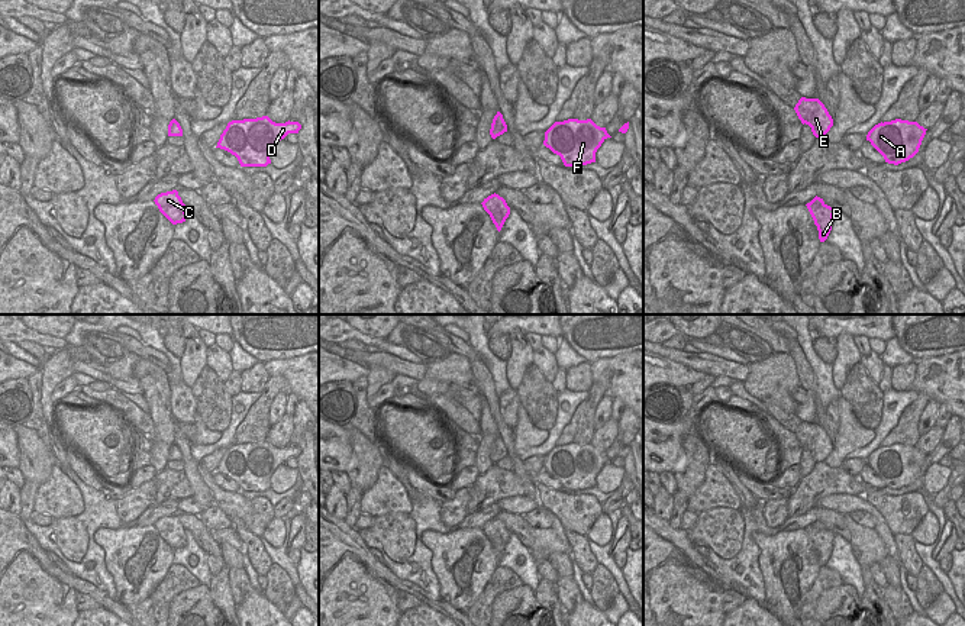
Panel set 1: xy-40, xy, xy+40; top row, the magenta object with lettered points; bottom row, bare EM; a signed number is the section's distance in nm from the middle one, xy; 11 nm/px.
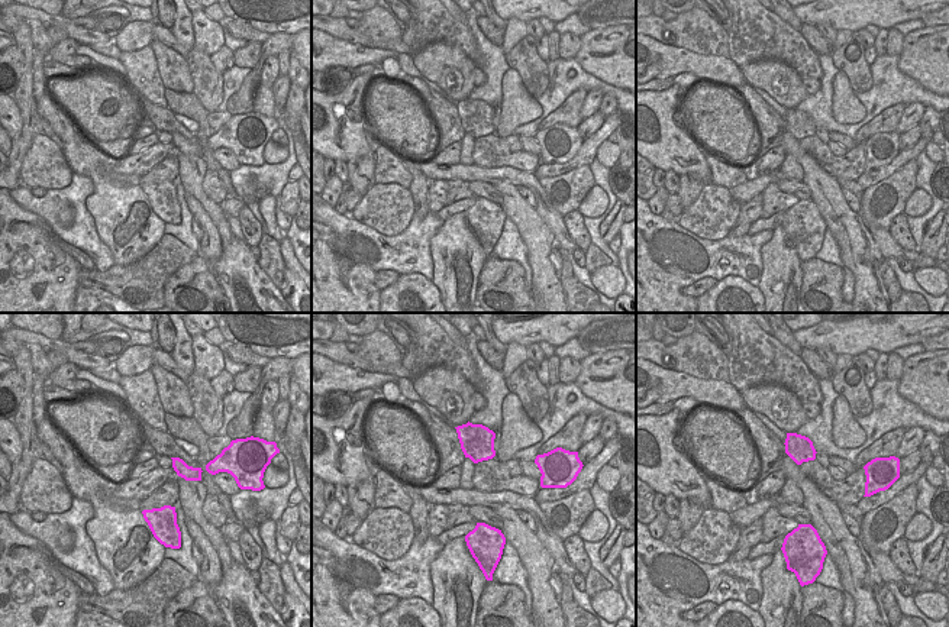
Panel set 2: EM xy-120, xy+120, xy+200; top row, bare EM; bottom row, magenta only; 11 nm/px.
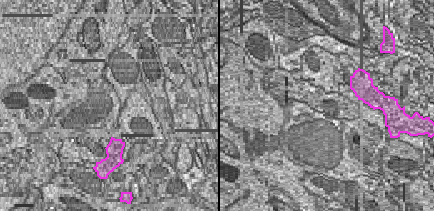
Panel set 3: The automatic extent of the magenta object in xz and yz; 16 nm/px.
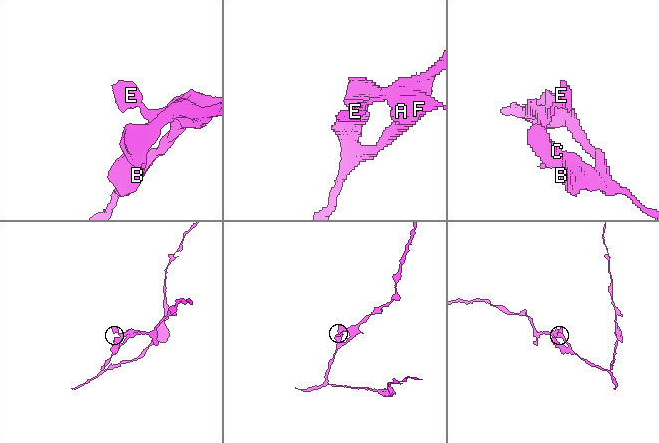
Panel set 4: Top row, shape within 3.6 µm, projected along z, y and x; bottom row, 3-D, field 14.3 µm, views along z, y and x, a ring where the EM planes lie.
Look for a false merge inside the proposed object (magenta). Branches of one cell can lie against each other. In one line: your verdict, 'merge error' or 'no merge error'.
no merge error

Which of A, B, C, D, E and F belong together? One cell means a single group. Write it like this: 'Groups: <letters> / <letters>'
Groups: A B C D E F

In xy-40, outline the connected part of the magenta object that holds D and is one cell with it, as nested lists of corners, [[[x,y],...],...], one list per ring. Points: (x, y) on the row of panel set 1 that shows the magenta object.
[[[268,116],[232,120],[220,135],[216,148],[235,155],[241,167],[267,167],[270,154],[288,133],[298,133],[298,122],[275,123]]]

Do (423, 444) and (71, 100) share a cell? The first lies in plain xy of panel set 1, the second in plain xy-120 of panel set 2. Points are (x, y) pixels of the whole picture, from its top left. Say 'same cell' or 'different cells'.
same cell

